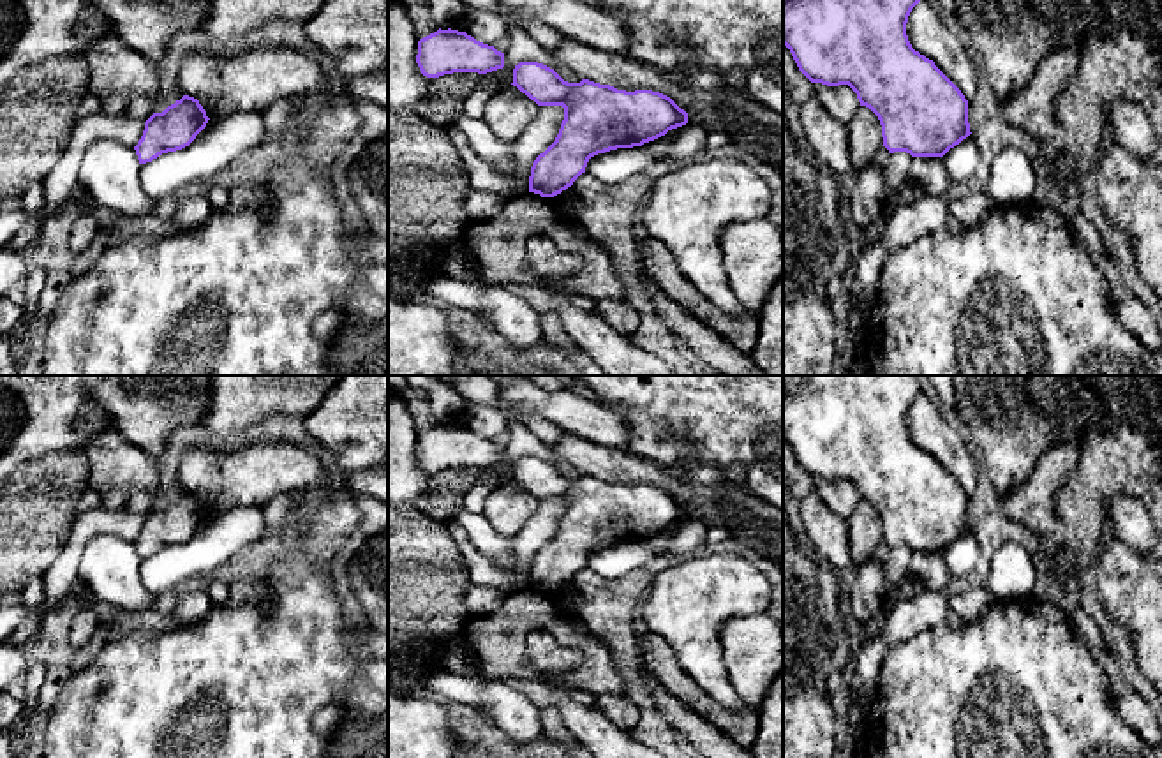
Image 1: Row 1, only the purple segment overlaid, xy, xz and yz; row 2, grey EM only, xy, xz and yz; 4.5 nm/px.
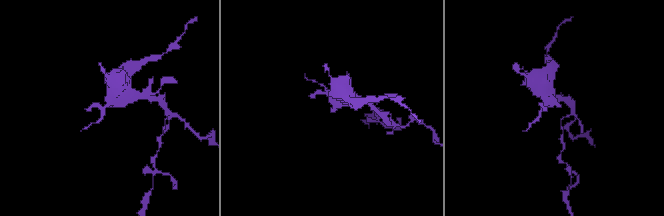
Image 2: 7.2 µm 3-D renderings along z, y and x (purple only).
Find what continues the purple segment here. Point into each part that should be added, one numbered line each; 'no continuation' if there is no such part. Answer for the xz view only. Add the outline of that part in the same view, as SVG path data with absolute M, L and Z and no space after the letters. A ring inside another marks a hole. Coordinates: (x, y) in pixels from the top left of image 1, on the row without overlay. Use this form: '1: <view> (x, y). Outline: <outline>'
no continuation

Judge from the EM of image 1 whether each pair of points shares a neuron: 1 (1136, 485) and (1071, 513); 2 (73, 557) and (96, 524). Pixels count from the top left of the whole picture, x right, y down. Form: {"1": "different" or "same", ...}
{"1": "same", "2": "same"}

